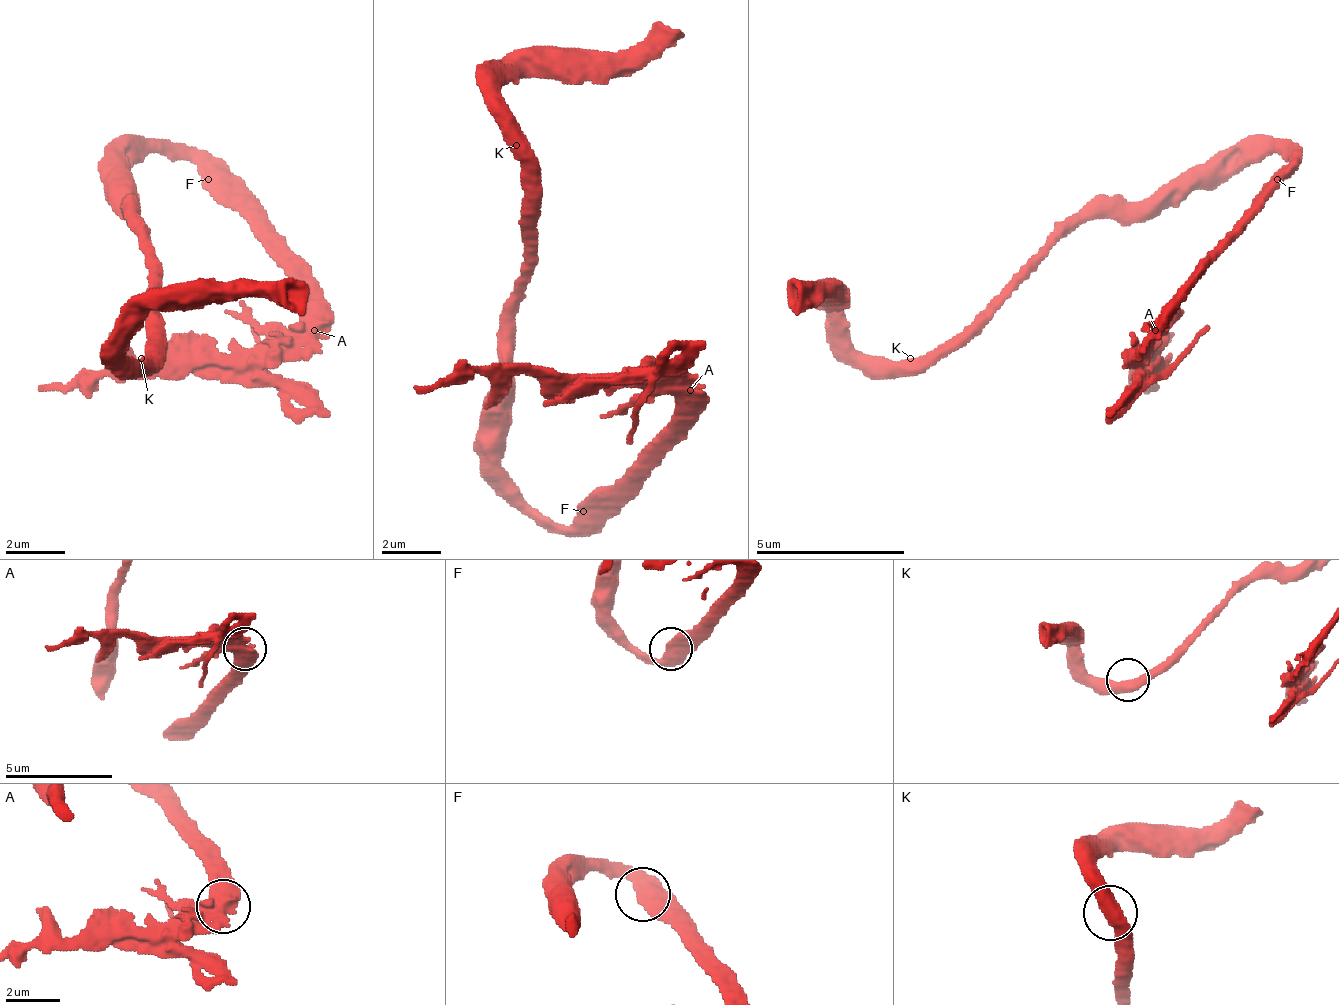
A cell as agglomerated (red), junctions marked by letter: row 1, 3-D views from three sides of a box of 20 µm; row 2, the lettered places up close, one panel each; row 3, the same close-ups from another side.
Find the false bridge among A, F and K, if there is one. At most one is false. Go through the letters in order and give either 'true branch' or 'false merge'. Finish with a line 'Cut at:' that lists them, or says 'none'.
A: false merge
F: true branch
K: true branch
Cut at: A

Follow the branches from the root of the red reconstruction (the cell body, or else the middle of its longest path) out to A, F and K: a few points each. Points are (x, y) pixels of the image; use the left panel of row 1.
A: (126, 171), (156, 149), (186, 156), (298, 291), (298, 306), (313, 328)
F: (126, 171), (133, 164), (141, 164), (156, 149), (163, 149), (171, 156), (186, 156), (208, 179)
K: (126, 171), (126, 223), (141, 238), (141, 246), (148, 253), (148, 351), (141, 358)

